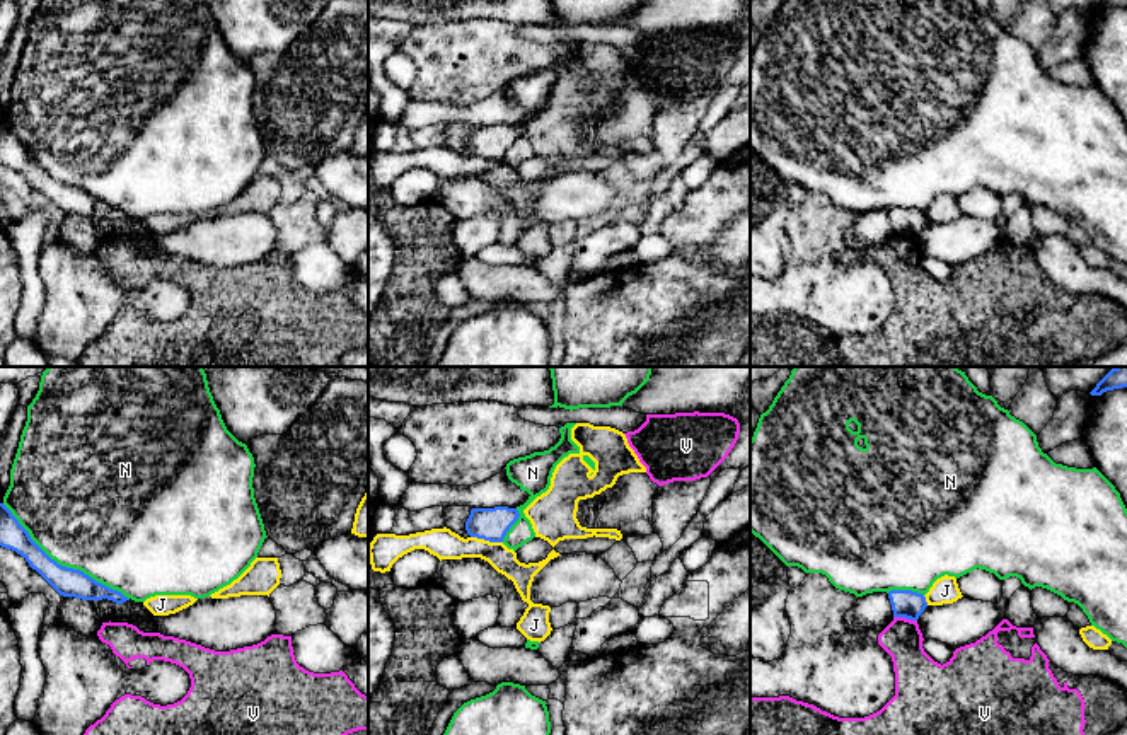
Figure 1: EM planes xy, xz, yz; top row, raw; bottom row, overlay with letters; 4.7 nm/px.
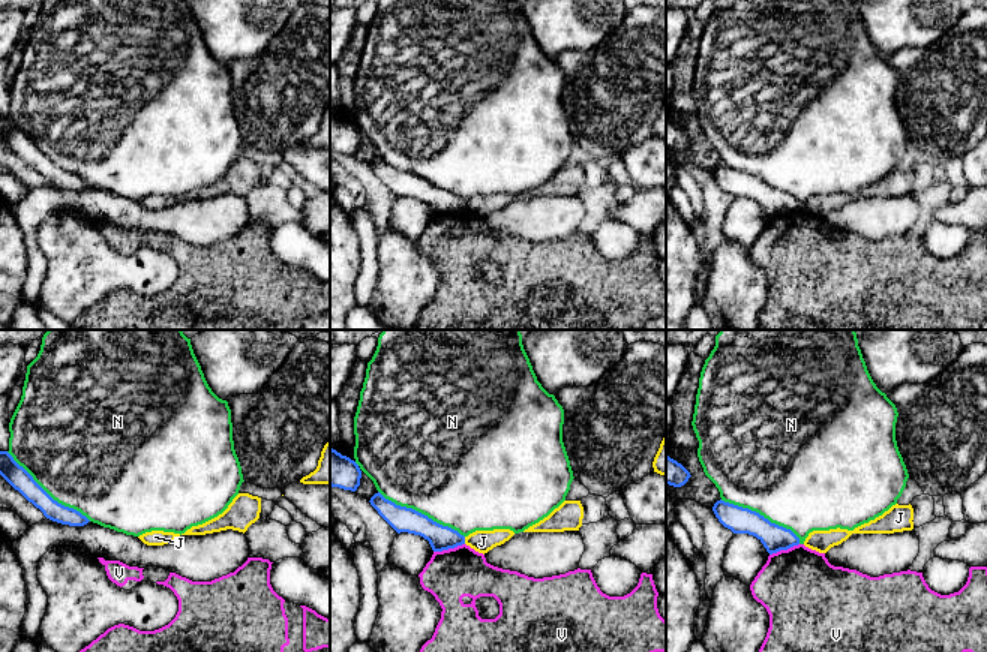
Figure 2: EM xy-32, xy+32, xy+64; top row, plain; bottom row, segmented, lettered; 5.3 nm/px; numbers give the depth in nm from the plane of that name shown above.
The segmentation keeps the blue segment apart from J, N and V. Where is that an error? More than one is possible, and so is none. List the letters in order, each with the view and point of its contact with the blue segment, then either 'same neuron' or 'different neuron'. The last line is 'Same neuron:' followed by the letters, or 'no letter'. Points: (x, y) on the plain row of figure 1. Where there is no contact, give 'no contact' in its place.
J: contact xz (486, 157); different neuron
N: contact xy (63, 185); different neuron
V: contact yz (906, 236); different neuron
Same neuron: no letter

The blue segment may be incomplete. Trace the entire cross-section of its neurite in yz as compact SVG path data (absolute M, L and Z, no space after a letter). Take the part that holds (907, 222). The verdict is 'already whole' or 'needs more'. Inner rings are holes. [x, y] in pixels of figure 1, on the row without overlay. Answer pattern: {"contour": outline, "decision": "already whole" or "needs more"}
{"contour": "M890 208L888 217L892 222L893 235L917 239L928 225L926 215L912 208Z", "decision": "already whole"}

